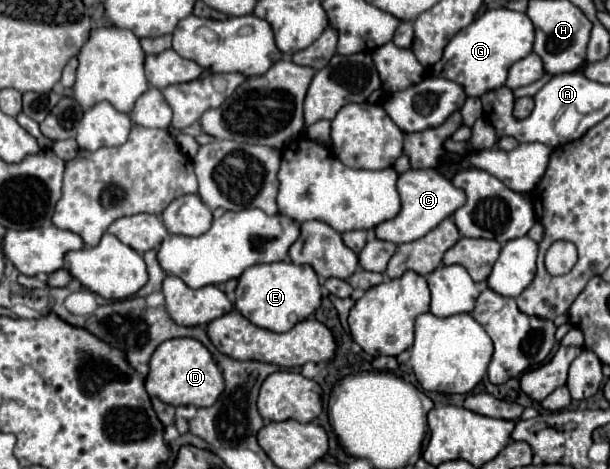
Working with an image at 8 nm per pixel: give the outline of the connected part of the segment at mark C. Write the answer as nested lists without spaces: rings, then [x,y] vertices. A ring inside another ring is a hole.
[[[412,168],[406,170],[398,178],[398,194],[402,198],[400,212],[394,218],[378,224],[374,230],[376,238],[388,240],[394,244],[414,242],[426,236],[432,228],[436,228],[444,218],[454,214],[466,202],[466,194],[460,188],[454,188],[450,180],[438,170],[412,170]]]

